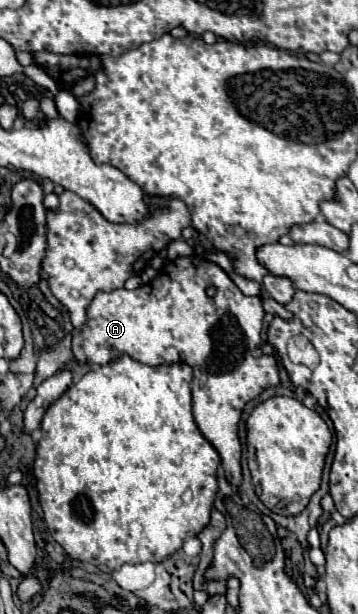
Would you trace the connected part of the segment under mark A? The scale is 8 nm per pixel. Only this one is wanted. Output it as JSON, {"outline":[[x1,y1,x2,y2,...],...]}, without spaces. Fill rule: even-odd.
{"outline":[[186,256,176,258,160,268,160,274,136,288,136,290,112,290,112,292,98,292,90,306,86,308,86,324,82,330,74,330,72,334,72,352,78,362,94,362,94,364,108,364,124,354,132,360,160,366,160,364,176,364,186,362,194,368,194,382,192,382,192,398,194,398,194,422,204,434,204,438,216,448,222,460,222,468,230,474,230,484,238,490,238,482,242,482,242,444,238,438,238,424,242,418,244,406,260,396,266,388,278,386,278,362,274,356,254,358,252,350,262,342,262,320,264,308,260,298,244,296,238,286,230,280,230,276,216,264,206,262,200,256],[214,284,218,288,214,298,206,296,206,288]]}

